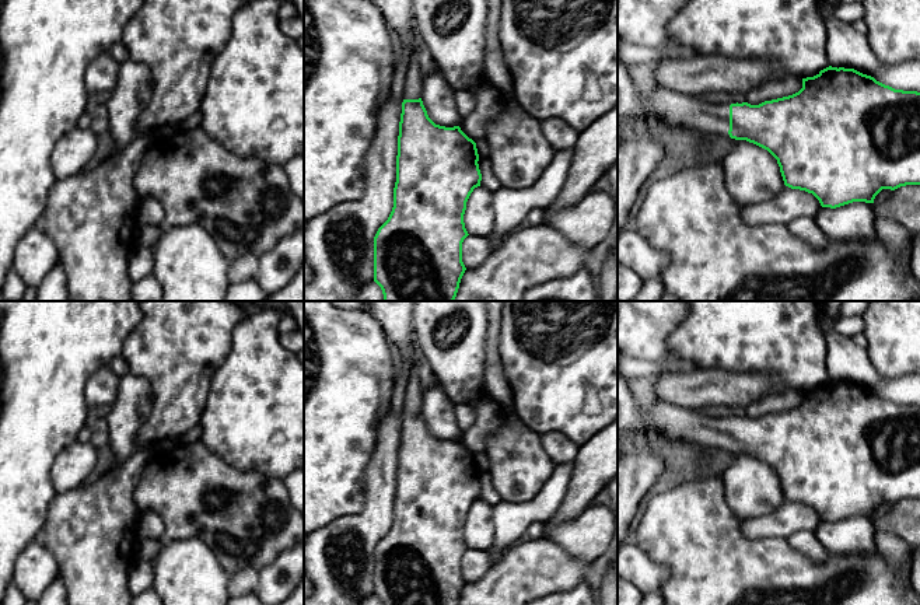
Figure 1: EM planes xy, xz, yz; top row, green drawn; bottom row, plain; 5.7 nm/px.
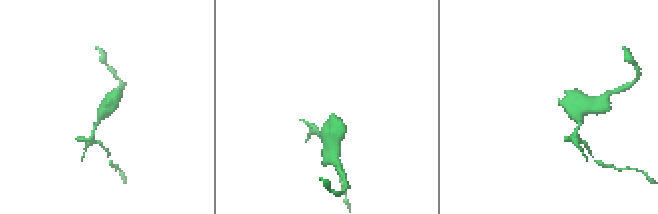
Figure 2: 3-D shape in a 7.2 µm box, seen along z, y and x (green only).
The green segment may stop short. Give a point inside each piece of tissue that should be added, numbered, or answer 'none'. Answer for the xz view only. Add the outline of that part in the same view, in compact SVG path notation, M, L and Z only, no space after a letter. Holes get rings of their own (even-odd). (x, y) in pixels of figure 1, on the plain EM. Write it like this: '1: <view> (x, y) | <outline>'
1: xz (396, 317) | M365 301L365 311L382 325L388 342L407 375L403 413L421 412L424 396L417 368L419 359L413 347L413 307L414 301Z

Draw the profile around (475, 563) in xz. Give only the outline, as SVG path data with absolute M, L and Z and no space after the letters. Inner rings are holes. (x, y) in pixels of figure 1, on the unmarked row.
M468 549L462 556L462 576L466 583L479 580L492 566L489 550Z

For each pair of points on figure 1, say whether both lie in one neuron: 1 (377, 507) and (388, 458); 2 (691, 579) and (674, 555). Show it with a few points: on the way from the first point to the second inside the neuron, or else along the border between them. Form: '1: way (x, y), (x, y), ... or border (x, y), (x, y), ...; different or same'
1: way (380, 495), (381, 471); same
2: way (691, 573), (679, 560); same

